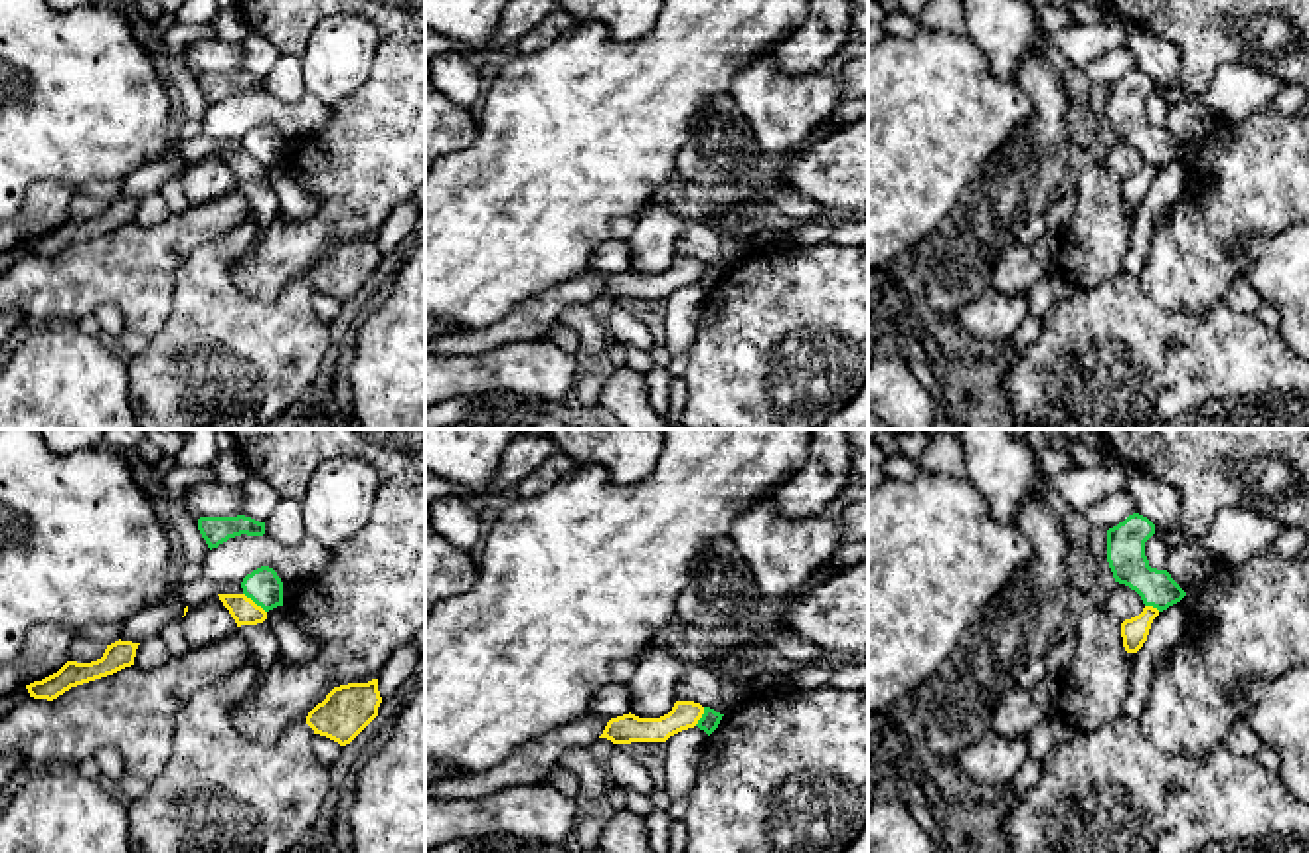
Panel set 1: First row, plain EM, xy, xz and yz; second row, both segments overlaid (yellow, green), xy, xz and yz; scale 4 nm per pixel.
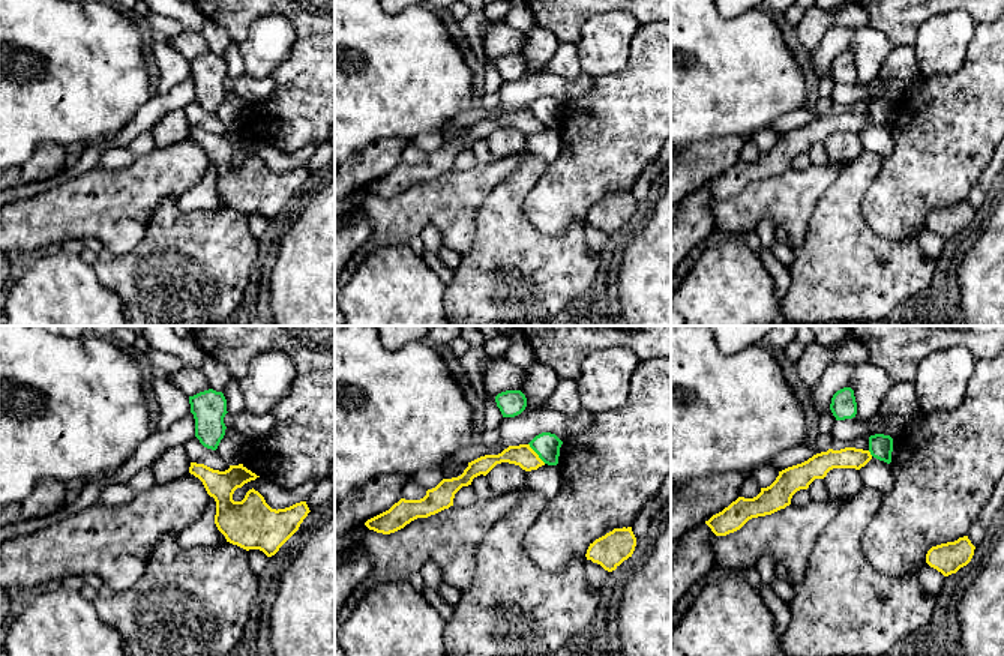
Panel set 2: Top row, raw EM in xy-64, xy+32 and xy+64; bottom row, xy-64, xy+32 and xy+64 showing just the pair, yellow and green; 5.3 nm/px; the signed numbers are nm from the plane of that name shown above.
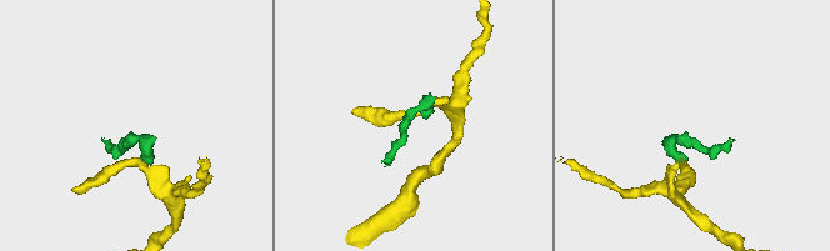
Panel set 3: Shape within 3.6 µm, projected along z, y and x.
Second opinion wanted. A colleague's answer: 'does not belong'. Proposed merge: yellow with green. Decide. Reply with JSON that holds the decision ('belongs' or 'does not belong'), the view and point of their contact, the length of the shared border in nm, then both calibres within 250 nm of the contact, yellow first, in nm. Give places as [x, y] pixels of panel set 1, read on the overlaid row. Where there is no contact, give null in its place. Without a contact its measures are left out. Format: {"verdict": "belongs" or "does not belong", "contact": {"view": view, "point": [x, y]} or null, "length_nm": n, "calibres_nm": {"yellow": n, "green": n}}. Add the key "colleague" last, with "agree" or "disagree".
{"verdict": "does not belong", "contact": {"view": "xy", "point": [254, 602]}, "length_nm": 130, "calibres_nm": {"yellow": 110, "green": 150}, "colleague": "agree"}

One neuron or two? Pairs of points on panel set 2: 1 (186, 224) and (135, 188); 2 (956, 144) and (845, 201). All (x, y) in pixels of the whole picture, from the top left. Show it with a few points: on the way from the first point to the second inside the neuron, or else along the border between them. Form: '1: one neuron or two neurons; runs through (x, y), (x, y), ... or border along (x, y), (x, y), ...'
1: two neurons; border along (174, 198), (165, 198), (156, 206), (144, 236)
2: two neurons; border along (881, 161), (862, 201), (869, 227)

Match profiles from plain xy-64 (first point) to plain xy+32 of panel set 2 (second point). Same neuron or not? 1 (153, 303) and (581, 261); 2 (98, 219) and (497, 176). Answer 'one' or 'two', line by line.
1: one
2: one

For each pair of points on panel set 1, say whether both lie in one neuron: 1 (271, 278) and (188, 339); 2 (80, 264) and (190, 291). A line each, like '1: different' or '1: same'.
1: different
2: different

